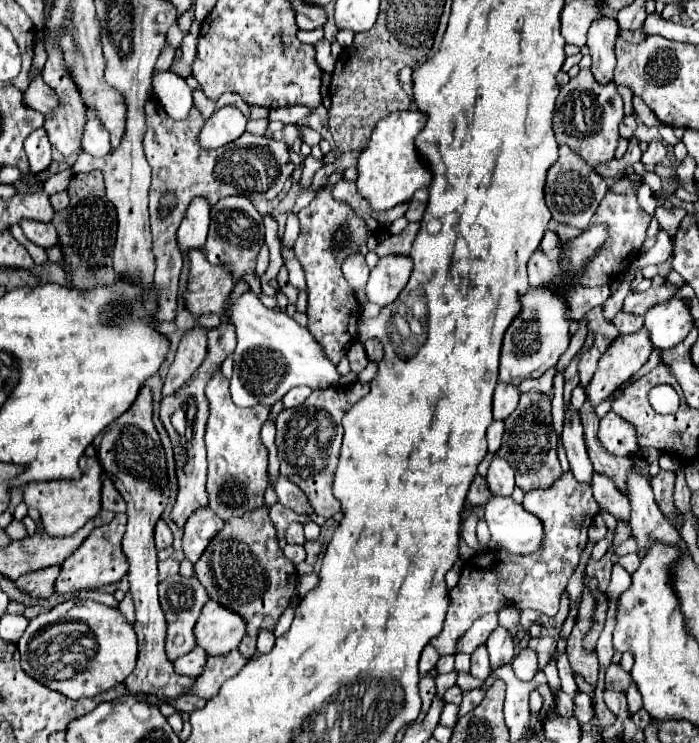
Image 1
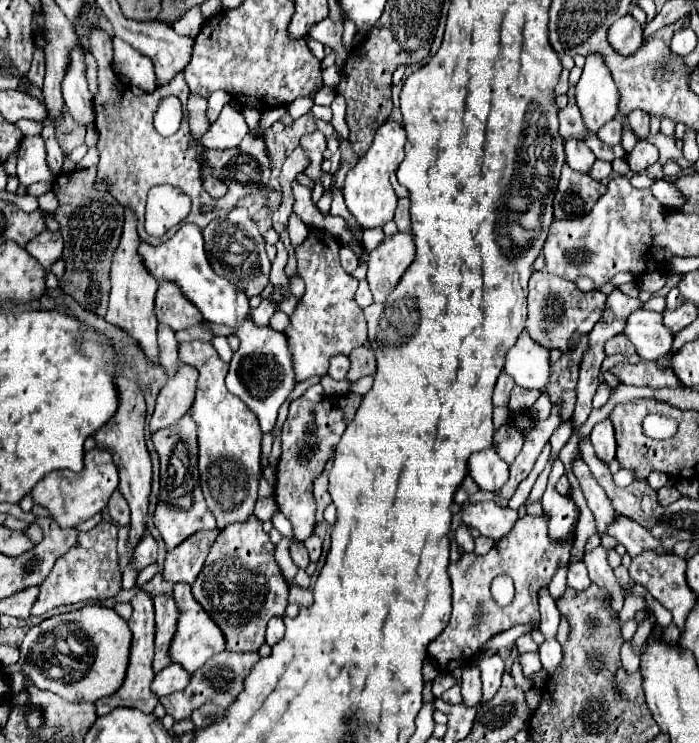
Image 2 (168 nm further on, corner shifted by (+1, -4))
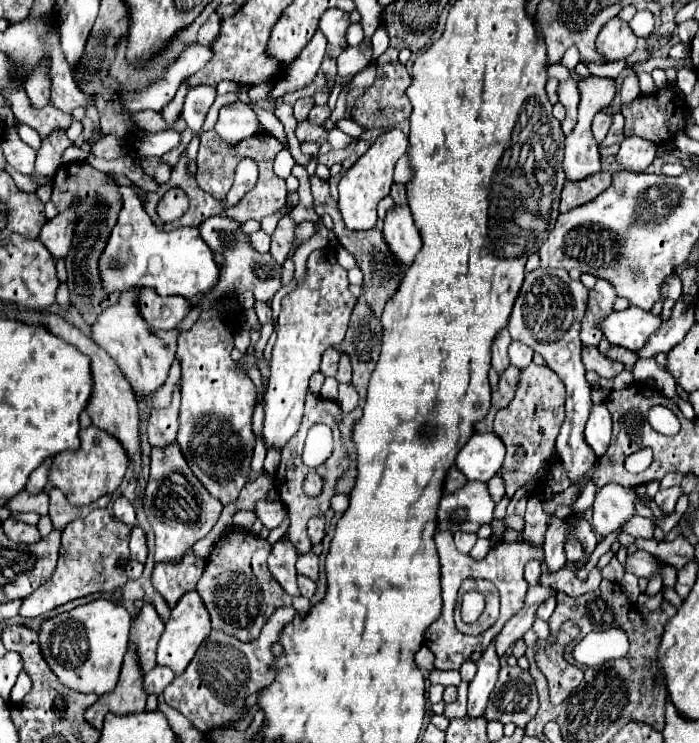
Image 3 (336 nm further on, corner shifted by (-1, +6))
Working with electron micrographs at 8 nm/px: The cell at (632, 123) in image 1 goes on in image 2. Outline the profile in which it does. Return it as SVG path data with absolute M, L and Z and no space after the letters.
M611 120L611 122L607 122L607 124L603 124L599 128L597 136L599 136L601 142L613 146L613 144L619 144L621 142L621 128L623 128L623 124L619 120Z

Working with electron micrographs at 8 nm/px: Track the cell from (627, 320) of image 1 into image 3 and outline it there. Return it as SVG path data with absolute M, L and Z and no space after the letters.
M605 338L601 340L599 350L601 350L605 356L623 362L627 370L633 370L635 362L637 362L637 354L635 354L635 352L631 352L631 350L627 350L627 348L621 348L621 346L615 346L615 344L609 344L609 340L605 340Z

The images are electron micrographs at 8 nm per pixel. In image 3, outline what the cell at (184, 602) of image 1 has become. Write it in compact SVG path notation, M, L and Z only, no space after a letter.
M145 602L141 608L141 614L137 618L137 624L131 626L131 640L137 642L137 652L141 656L141 668L143 672L149 672L157 666L155 652L157 642L165 630L163 618L157 614L155 606Z

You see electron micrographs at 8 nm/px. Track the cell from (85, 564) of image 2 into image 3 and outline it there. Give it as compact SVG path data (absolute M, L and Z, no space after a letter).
M93 510L85 518L67 524L67 528L63 530L63 542L59 548L55 572L45 584L41 584L41 588L37 588L23 600L19 614L35 618L69 600L123 588L127 582L127 574L125 568L119 566L119 560L129 560L129 532L131 528L115 520L109 510Z

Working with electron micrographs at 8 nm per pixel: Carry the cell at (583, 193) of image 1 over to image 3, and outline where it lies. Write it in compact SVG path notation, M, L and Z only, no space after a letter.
M597 172L583 180L565 180L565 188L561 194L561 212L567 212L571 208L577 208L581 204L591 202L597 198L607 186L611 184L611 174Z

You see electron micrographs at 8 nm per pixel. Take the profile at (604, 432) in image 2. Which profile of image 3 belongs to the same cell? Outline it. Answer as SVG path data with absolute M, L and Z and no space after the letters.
M595 404L591 408L587 426L585 426L585 440L595 450L597 456L603 456L611 442L611 414L605 404Z

